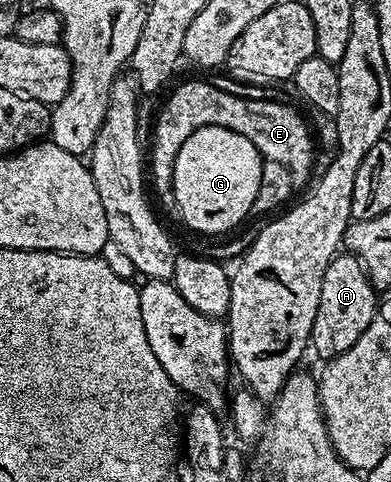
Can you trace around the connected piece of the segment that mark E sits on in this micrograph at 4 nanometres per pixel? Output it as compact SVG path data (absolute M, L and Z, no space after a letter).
M211 80L184 81L168 97L168 102L160 109L151 130L150 181L156 184L156 193L168 213L175 214L176 188L172 186L174 179L174 163L178 159L178 151L182 151L182 143L194 135L202 127L226 127L242 139L250 139L264 161L282 163L286 171L290 171L293 186L307 186L312 177L312 133L300 113L292 105L270 103L269 101L251 101L239 95L230 95L212 85Z

